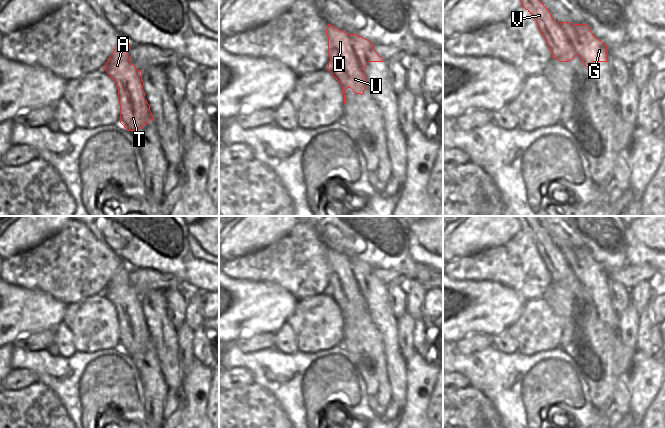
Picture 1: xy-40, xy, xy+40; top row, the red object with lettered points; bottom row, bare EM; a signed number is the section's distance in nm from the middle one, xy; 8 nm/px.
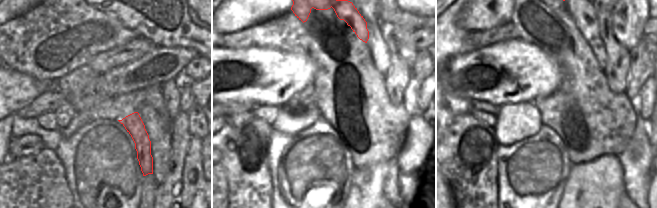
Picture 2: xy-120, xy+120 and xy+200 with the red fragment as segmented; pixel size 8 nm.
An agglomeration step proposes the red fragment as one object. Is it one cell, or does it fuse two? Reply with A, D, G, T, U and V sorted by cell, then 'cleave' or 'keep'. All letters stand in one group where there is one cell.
groups A D T U V / G; cleave

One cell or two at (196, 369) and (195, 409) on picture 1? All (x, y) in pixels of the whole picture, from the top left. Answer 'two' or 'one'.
one

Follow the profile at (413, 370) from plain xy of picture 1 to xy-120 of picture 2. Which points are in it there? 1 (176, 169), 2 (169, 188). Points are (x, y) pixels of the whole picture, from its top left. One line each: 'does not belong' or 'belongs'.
1: does not belong
2: does not belong

